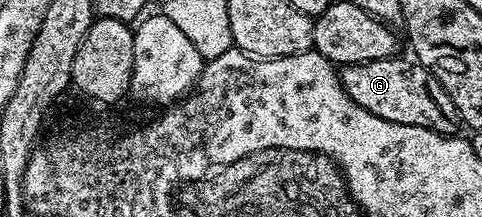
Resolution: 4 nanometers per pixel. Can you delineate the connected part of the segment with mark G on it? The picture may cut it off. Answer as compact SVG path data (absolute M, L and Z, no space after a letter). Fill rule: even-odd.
M402 56L386 57L369 63L344 65L338 70L339 81L345 95L389 123L401 123L409 127L425 127L446 137L458 134L461 129L459 112L449 99L449 91L421 64L414 60L402 61Z

